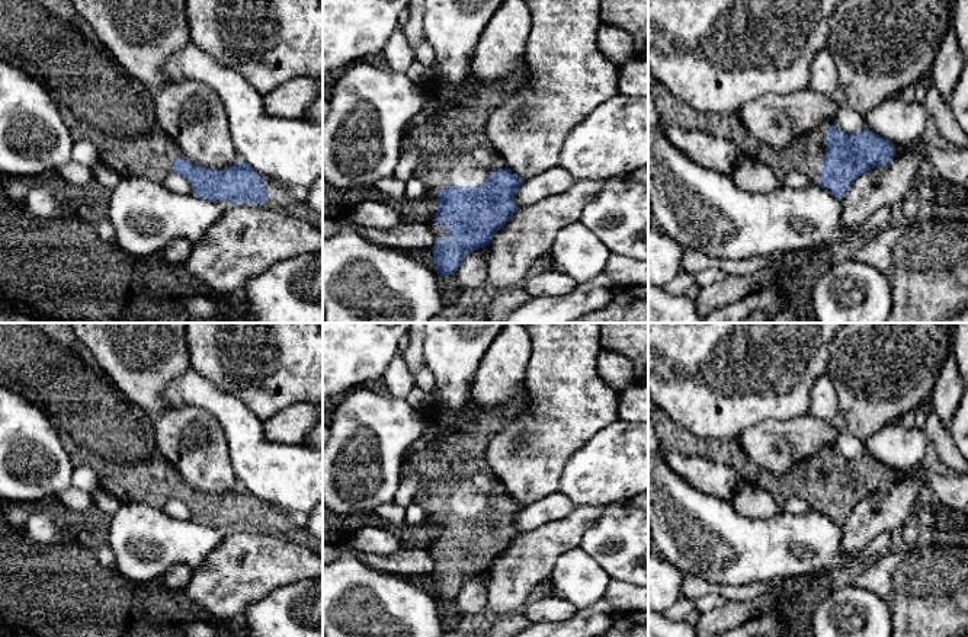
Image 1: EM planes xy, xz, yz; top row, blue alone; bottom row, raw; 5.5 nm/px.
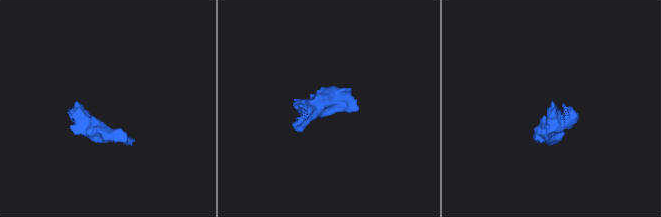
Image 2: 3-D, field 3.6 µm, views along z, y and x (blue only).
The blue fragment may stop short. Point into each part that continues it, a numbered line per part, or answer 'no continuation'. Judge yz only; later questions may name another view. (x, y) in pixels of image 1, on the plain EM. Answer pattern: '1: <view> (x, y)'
1: yz (805, 480)

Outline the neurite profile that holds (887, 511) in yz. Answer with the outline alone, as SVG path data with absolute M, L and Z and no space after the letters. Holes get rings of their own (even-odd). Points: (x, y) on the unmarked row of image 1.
M908 471L890 490L868 494L847 516L843 526L842 548L855 556L885 531L903 531L924 483L919 473Z

